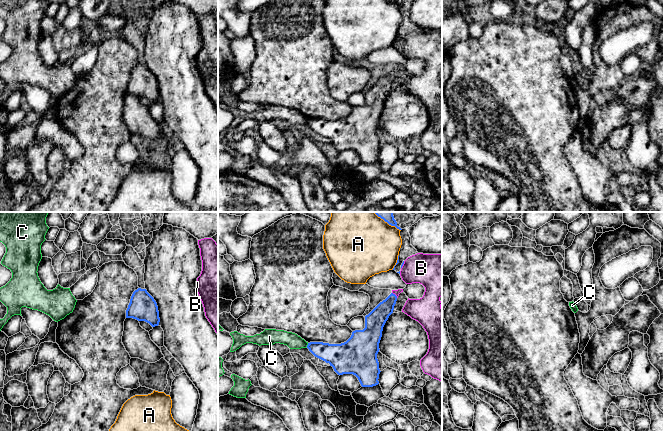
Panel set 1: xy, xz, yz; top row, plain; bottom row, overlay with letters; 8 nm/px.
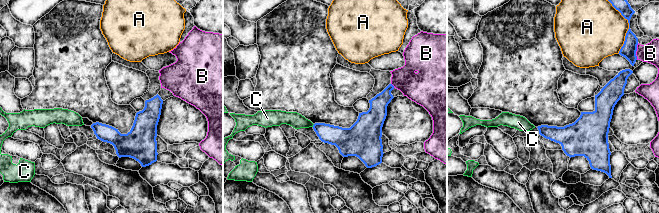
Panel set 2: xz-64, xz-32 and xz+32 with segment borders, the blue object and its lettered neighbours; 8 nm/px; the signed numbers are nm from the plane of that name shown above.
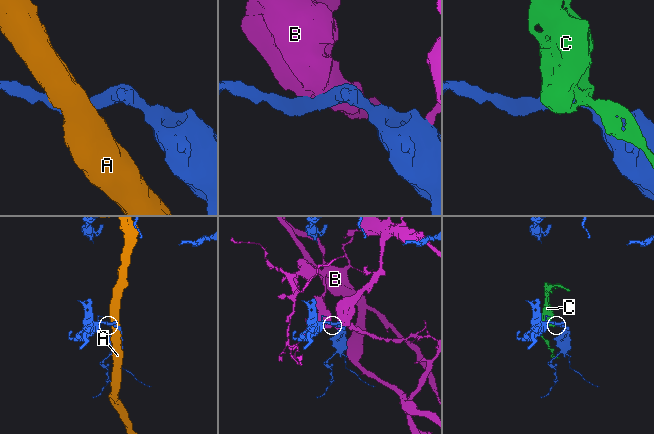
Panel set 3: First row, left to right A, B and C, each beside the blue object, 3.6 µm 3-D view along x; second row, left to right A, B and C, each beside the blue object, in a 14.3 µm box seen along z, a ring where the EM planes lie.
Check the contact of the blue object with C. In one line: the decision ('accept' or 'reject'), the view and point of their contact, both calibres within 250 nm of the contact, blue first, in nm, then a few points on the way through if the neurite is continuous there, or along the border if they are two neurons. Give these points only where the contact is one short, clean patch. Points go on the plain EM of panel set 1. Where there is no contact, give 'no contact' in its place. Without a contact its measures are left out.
reject | xz (307, 121) | 180/120 nm | along xz (308, 119), (306, 122)

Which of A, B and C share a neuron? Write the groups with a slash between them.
A / B / C

